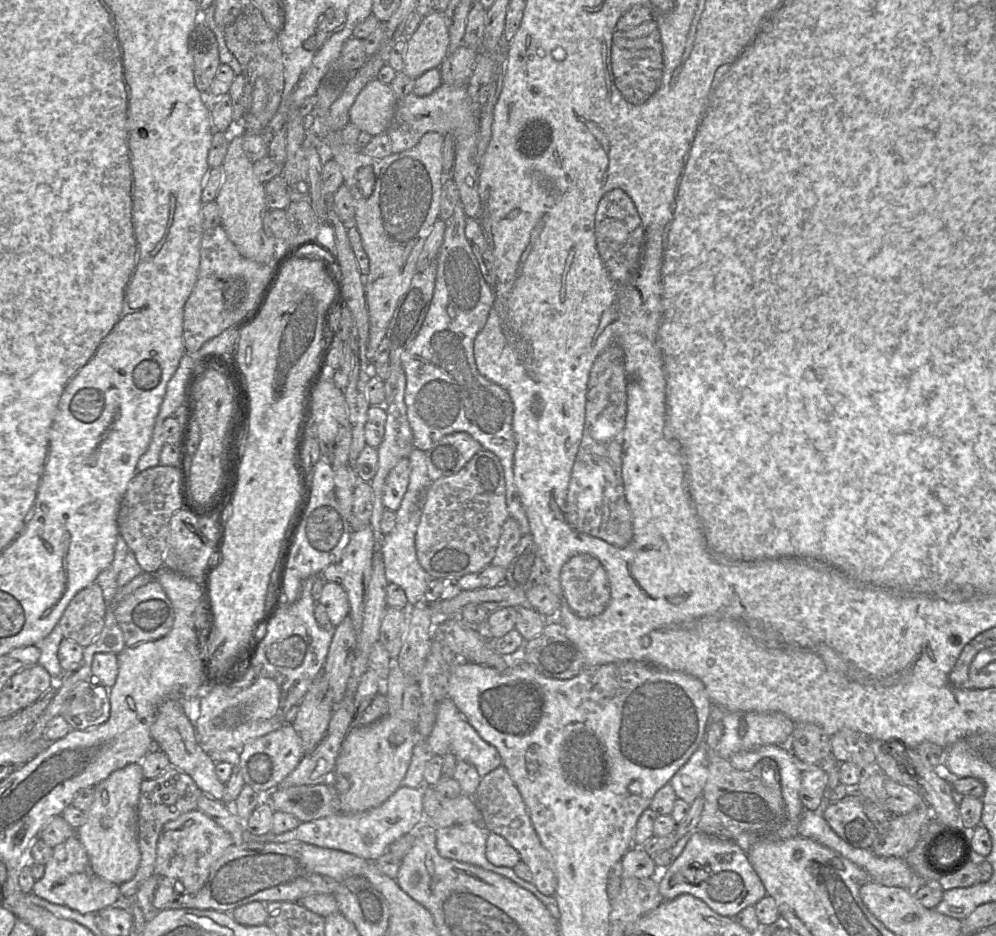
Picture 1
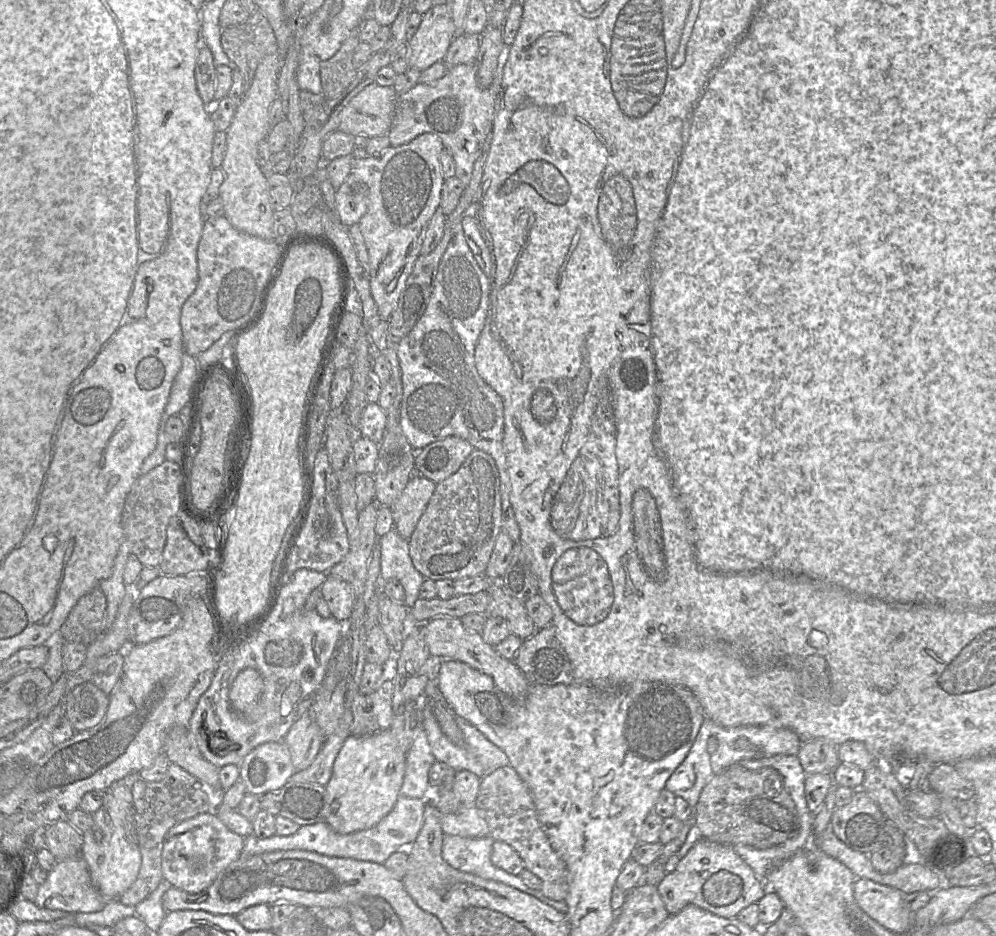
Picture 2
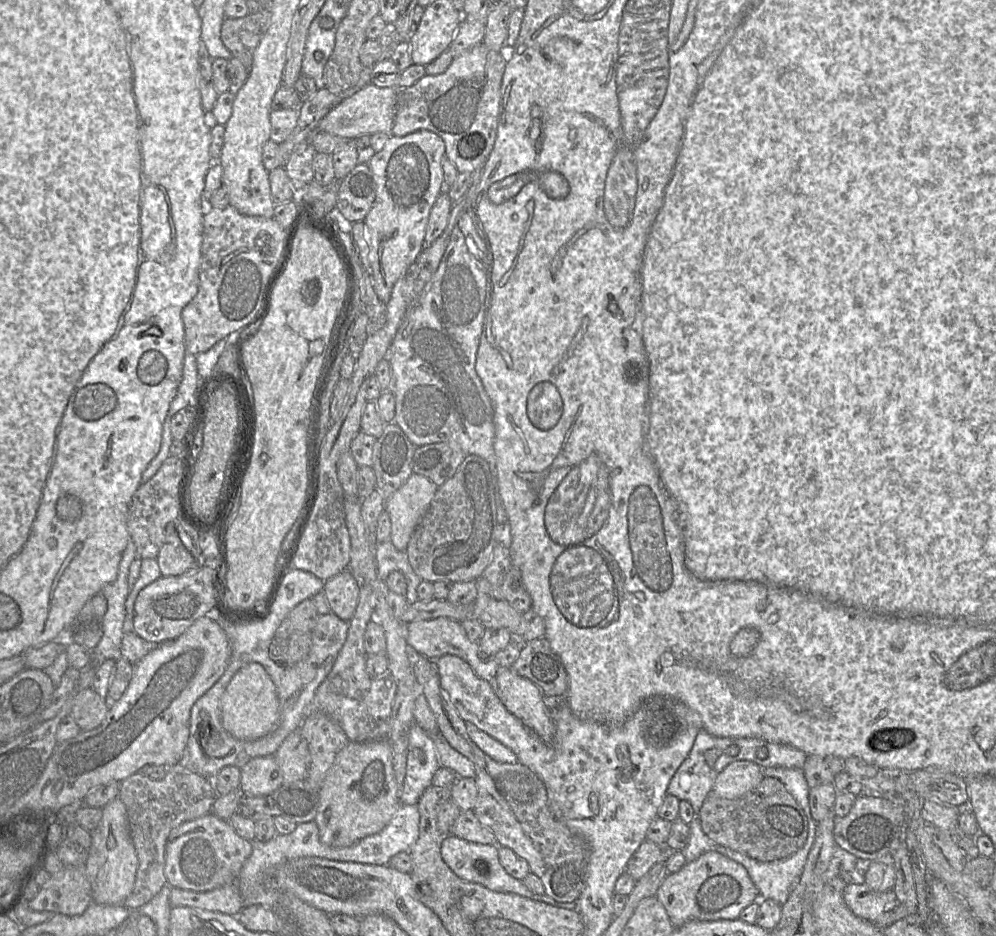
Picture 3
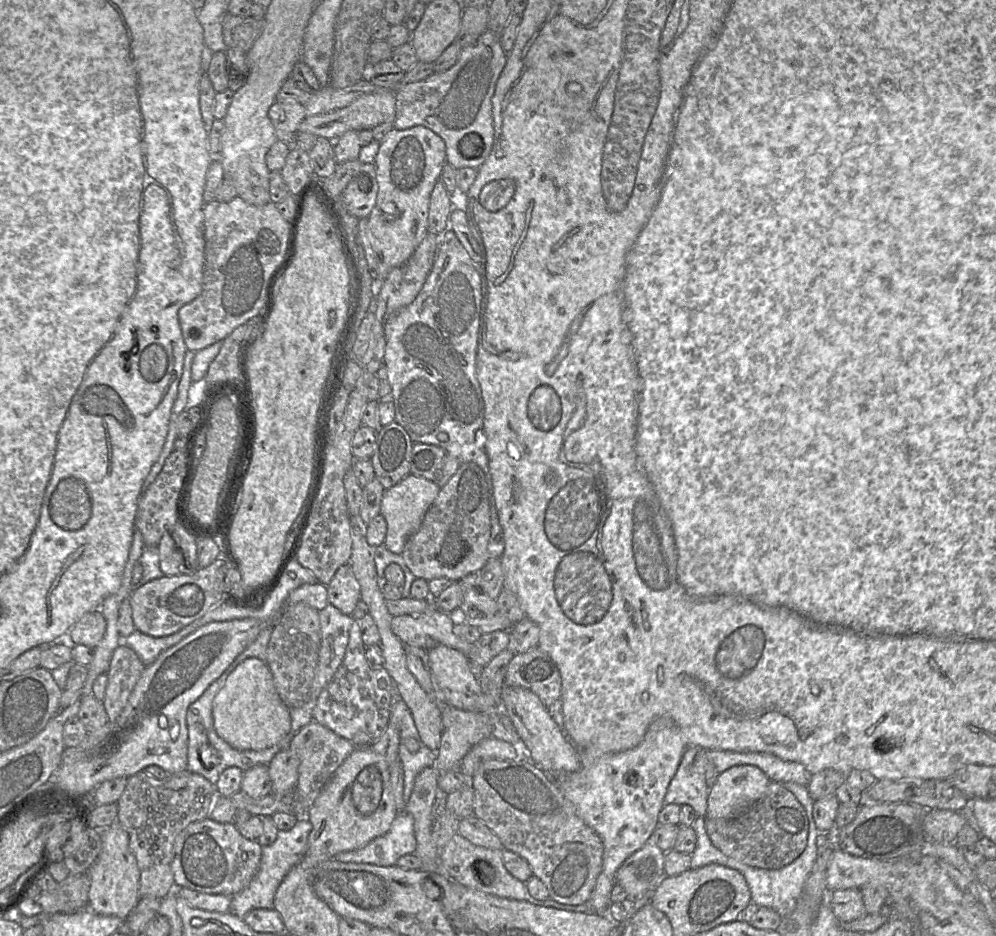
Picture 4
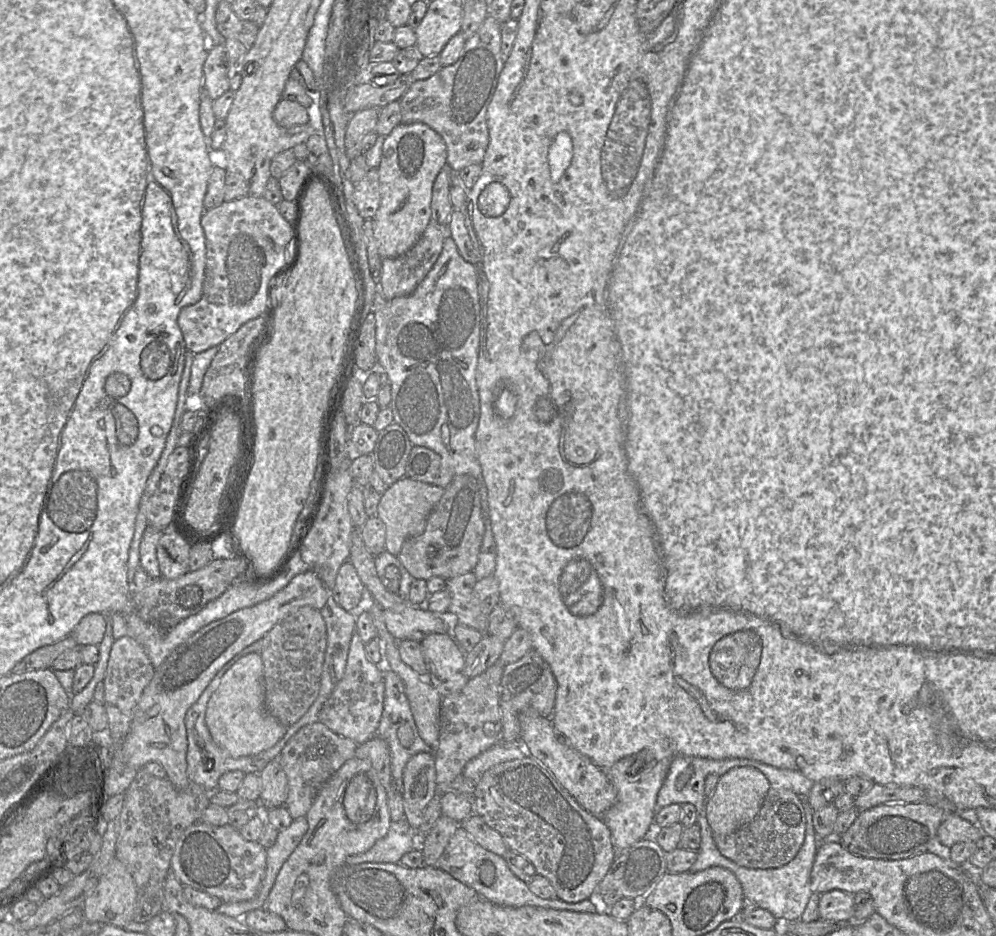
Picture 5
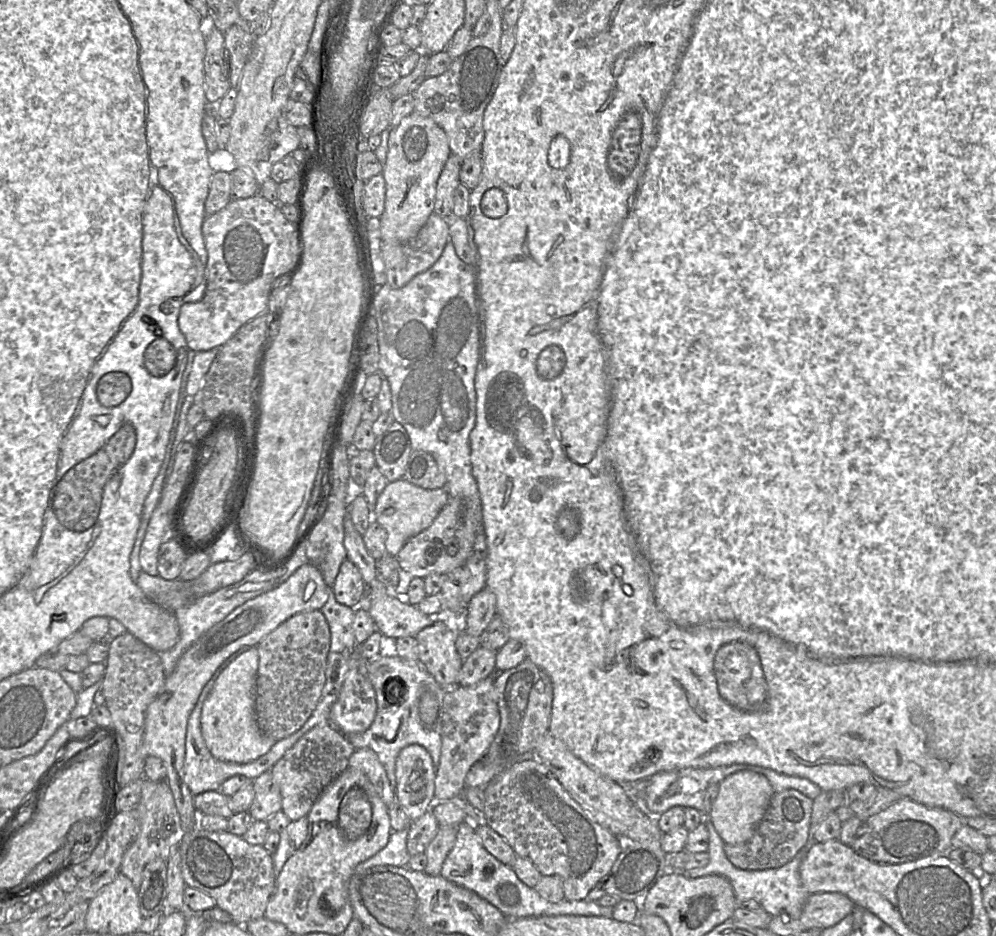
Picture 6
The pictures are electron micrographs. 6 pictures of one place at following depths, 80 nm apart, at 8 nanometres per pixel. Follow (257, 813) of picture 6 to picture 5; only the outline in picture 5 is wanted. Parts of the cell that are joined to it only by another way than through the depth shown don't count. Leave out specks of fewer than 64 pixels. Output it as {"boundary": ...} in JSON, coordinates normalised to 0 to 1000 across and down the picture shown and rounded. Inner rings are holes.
{"boundary":[[[280,808],[271,813],[260,826],[262,847],[259,856],[269,865],[286,859],[289,846],[288,829],[280,814]]]}

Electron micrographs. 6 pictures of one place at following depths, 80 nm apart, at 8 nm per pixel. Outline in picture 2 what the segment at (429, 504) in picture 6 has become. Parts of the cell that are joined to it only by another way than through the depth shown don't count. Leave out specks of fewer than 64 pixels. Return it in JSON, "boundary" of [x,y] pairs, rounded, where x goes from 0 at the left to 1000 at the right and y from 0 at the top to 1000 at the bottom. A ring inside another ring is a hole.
{"boundary":[[[416,506],[400,534],[392,542],[396,564],[411,577],[437,525],[438,518],[423,506]]]}

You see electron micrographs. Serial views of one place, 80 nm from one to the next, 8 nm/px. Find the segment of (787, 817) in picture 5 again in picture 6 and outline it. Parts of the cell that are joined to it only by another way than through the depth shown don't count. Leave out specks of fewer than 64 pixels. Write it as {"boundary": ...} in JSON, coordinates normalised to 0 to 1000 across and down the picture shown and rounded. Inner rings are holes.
{"boundary":[[[797,843],[777,847],[766,874],[751,899],[742,903],[727,900],[727,909],[730,917],[737,925],[747,929],[782,927],[791,922],[812,899],[815,859],[816,856],[813,853]]]}

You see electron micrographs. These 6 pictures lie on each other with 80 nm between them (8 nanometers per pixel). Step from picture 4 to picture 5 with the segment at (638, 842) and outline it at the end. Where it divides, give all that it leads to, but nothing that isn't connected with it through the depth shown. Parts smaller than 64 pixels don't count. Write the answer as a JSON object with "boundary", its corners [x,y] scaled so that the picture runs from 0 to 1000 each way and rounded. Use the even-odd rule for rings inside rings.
{"boundary":[[[639,804],[621,812],[608,824],[610,832],[618,844],[618,855],[603,875],[612,888],[614,903],[619,911],[648,894],[655,893],[657,874],[661,865],[659,861],[660,849],[670,829],[676,810],[668,809],[664,812],[655,812],[643,825],[634,827],[633,818],[639,812],[643,812]]]}

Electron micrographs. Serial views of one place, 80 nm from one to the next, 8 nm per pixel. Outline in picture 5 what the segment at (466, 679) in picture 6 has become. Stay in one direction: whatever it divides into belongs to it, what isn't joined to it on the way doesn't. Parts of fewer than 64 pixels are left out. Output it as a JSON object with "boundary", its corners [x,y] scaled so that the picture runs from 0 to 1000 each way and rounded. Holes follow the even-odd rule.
{"boundary":[[[485,677],[484,684],[471,697],[468,698],[466,718],[473,725],[497,709],[505,697],[507,685]]]}

